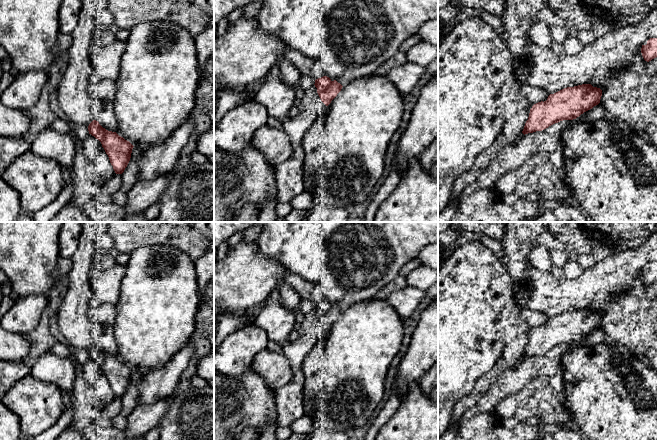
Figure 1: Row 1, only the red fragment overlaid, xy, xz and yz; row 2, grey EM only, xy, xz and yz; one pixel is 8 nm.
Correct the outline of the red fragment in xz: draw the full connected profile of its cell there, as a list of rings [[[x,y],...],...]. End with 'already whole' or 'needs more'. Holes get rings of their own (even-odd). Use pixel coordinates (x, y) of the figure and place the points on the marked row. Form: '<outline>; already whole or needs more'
[[[323,76],[315,80],[315,87],[321,101],[328,106],[331,101],[341,91],[342,85],[336,80],[332,81],[329,77]]]; already whole

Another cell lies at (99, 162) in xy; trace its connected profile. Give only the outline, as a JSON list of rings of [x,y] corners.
[[[89,134],[83,141],[83,146],[93,174],[104,181],[113,177],[115,171],[101,142]]]

